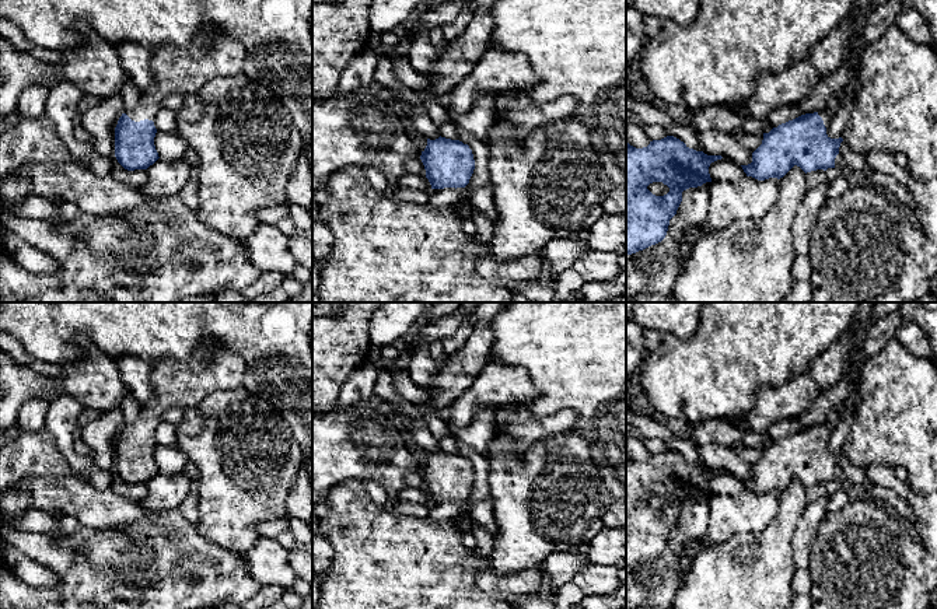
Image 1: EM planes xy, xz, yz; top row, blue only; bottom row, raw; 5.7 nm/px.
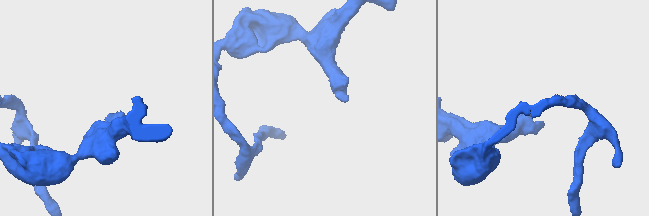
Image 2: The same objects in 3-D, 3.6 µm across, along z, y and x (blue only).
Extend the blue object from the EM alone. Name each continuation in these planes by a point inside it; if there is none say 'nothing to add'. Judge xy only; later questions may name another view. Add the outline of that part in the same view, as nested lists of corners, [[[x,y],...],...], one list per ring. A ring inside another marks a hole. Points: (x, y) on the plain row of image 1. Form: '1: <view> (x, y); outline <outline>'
1: xy (182, 385); outline [[[213,340],[196,347],[186,361],[157,361],[150,375],[153,398],[140,406],[137,419],[123,427],[134,435],[155,435],[165,410],[175,407],[185,412],[213,392],[242,388],[244,372],[244,360]]]

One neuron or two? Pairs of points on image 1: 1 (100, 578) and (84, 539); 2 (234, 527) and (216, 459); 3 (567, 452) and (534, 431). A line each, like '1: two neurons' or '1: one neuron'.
1: one neuron
2: one neuron
3: two neurons

